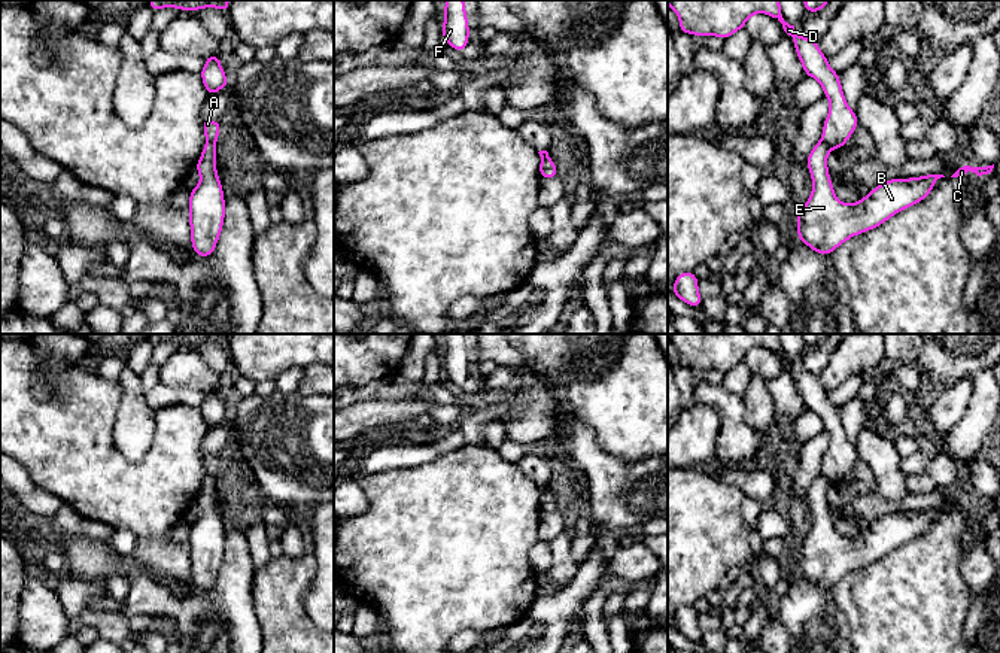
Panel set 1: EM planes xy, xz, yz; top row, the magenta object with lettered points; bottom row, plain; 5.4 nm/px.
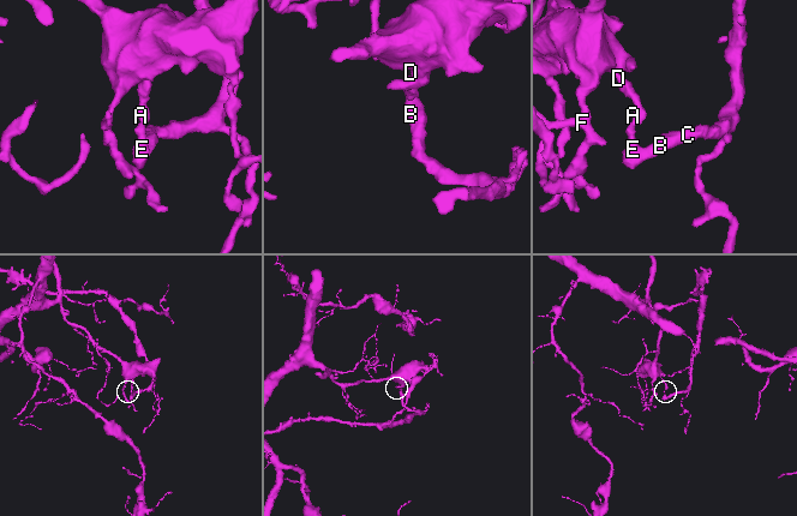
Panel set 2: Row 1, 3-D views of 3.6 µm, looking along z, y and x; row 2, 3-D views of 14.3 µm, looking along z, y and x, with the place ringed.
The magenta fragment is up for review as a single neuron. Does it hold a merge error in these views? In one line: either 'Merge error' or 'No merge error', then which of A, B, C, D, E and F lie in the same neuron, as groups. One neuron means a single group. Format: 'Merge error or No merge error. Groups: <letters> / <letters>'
Merge error. Groups: A D F / B C E

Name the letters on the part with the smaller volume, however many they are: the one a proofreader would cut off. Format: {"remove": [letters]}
{"remove": ["B", "C", "E"]}

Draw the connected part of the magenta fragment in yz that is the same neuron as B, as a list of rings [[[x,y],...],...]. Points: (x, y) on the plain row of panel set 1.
[[[820,474],[806,492],[808,504],[812,511],[812,526],[806,538],[796,550],[797,574],[808,578],[818,589],[830,589],[848,572],[870,565],[896,547],[923,535],[936,519],[936,514],[945,511],[943,508],[927,508],[909,513],[888,513],[875,520],[870,528],[854,538],[845,538],[835,529],[833,519],[827,502],[827,489],[830,482]]]

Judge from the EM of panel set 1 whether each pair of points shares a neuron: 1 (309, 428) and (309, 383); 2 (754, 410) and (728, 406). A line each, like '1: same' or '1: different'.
1: different
2: different

